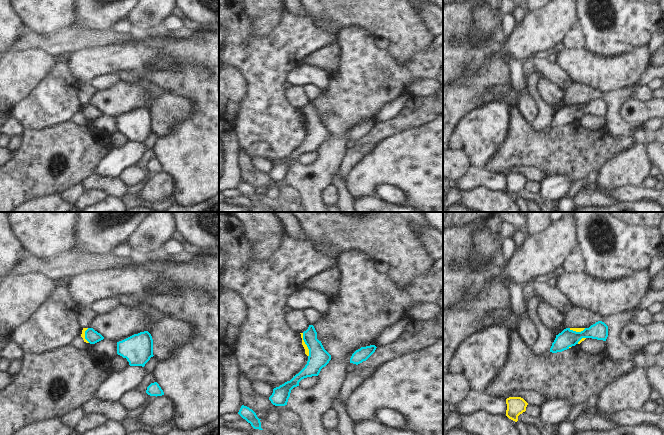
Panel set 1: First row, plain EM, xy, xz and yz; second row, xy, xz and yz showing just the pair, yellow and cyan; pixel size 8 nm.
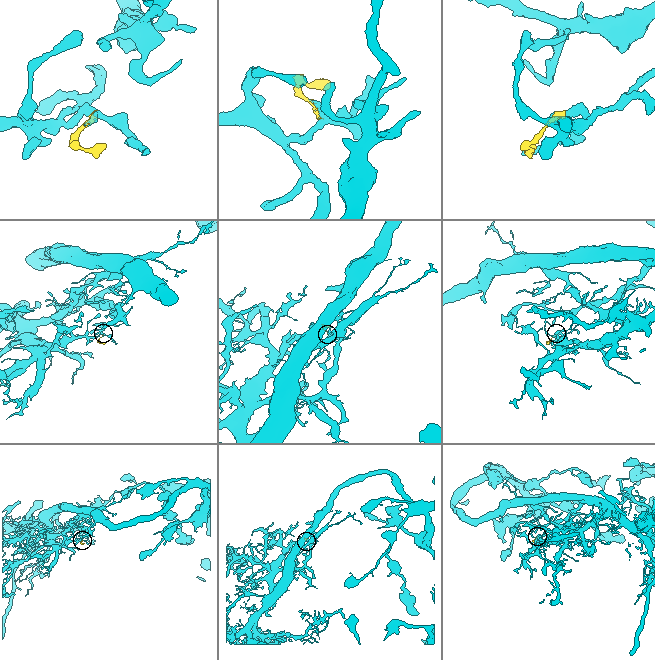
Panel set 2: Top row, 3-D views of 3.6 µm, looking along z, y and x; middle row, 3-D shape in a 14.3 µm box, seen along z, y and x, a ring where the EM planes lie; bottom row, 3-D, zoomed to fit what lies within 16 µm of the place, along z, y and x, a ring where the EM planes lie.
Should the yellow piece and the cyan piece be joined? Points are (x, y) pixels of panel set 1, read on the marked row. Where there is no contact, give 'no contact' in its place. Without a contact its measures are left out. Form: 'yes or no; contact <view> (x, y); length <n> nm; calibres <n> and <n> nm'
yes; contact xz (306, 345); length 200 nm; calibres 30 and 160 nm

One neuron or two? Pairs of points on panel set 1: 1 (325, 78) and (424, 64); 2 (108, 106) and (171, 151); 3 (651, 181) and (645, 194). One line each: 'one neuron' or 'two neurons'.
1: two neurons
2: two neurons
3: two neurons

